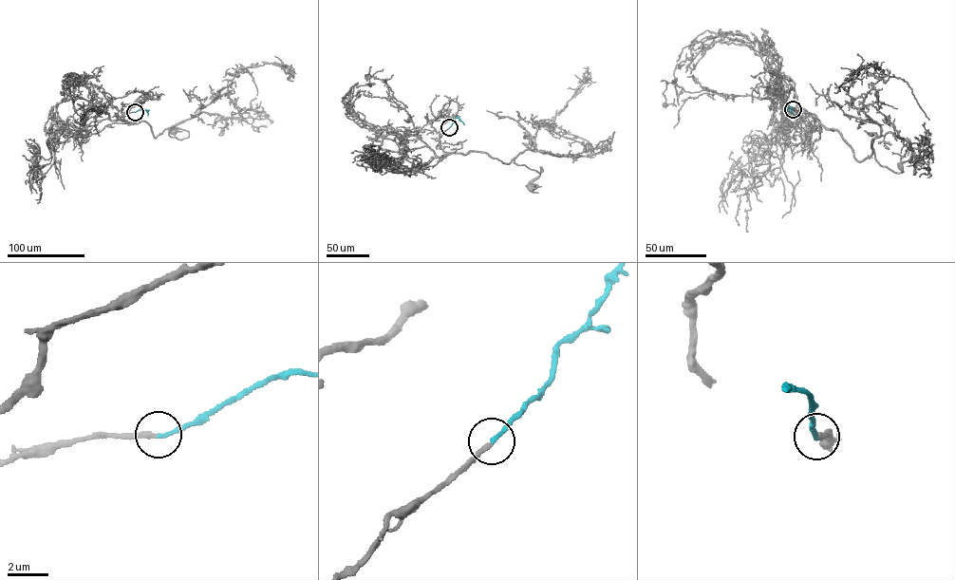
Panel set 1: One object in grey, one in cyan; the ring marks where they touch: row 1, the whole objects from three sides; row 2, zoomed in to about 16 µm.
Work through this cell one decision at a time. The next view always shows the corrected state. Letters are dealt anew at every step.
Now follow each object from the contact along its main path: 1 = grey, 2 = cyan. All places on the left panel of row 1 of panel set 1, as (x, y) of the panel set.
1: (135, 112), (117, 118), (146, 121), (155, 138), (172, 126), (171, 137), (189, 135), (173, 130)
2: (135, 112), (146, 109), (147, 115)

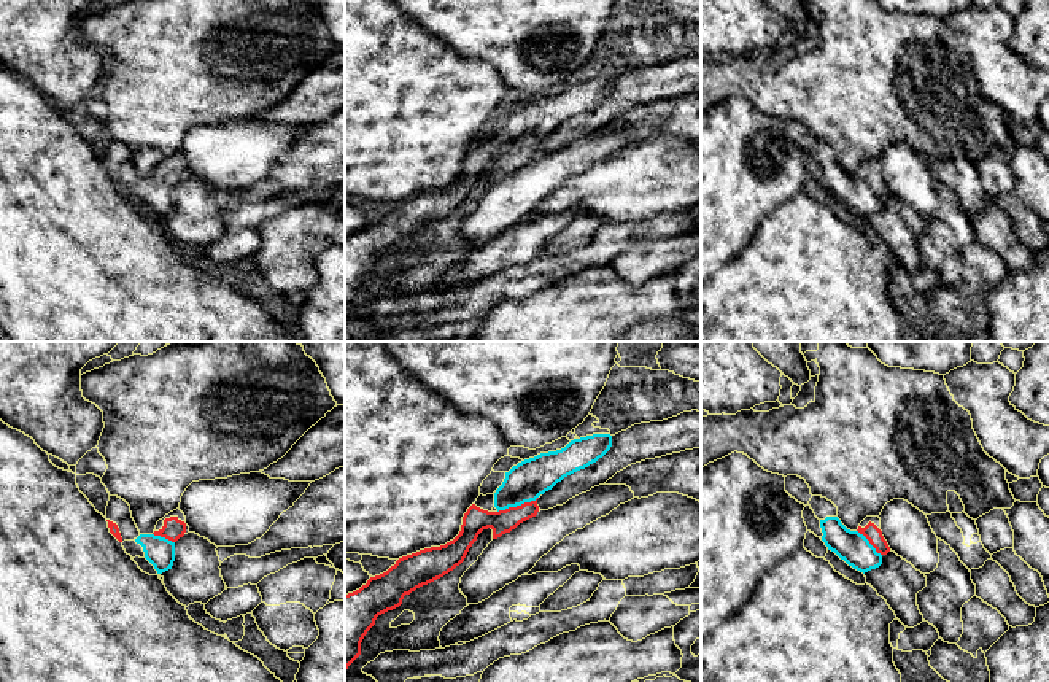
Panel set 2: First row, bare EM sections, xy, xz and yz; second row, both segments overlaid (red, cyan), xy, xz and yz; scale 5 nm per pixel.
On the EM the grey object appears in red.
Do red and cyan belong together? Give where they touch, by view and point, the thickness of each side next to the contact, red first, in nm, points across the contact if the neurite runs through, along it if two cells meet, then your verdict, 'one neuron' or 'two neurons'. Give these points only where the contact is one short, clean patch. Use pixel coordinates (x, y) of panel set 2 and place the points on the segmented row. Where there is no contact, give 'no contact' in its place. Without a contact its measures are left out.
meets red in xz at (517, 506); 120 nm thick on the red side, 200 nm on the other; runs through xz (476, 520), (503, 520), (517, 506), (517, 496), (525, 482); one neuron

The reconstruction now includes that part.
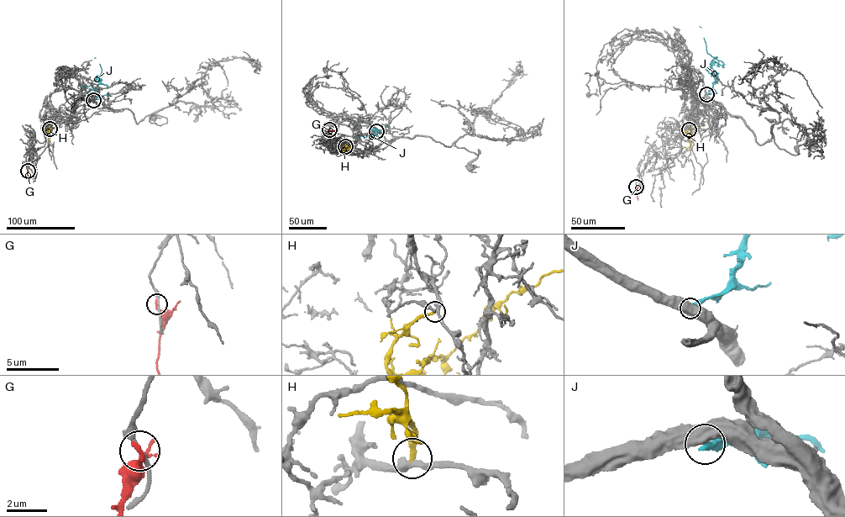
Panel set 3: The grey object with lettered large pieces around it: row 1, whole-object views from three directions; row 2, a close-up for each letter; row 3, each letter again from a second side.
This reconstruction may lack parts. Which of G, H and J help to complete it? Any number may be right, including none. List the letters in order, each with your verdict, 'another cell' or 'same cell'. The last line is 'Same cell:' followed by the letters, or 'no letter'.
G: another cell
H: same cell
J: another cell
Same cell: H

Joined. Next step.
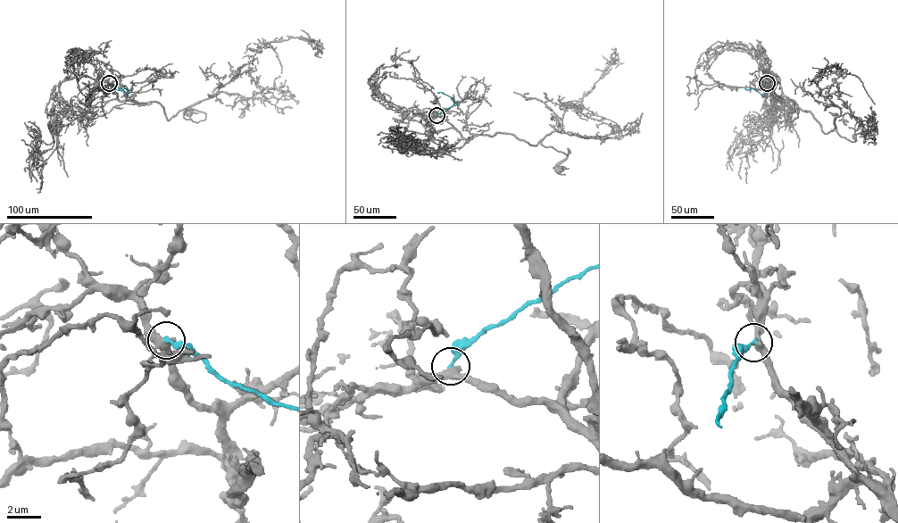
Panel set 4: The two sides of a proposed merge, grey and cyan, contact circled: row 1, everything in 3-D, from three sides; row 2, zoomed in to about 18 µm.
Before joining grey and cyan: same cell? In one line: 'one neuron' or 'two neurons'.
two neurons

